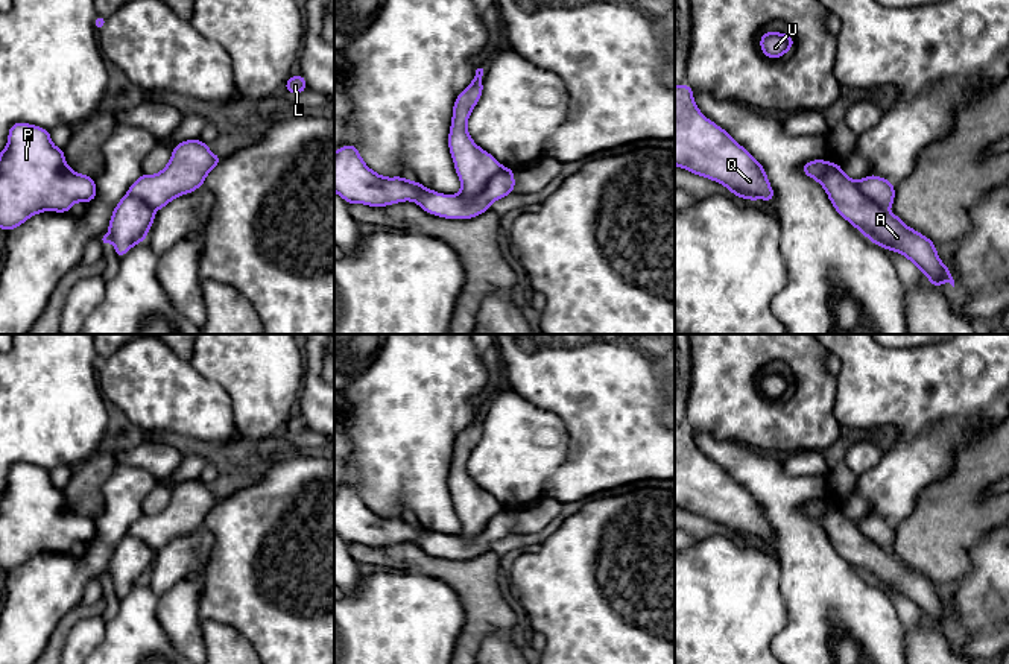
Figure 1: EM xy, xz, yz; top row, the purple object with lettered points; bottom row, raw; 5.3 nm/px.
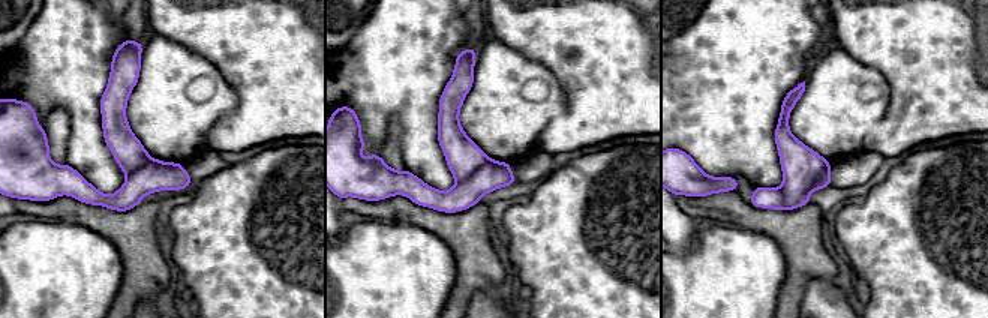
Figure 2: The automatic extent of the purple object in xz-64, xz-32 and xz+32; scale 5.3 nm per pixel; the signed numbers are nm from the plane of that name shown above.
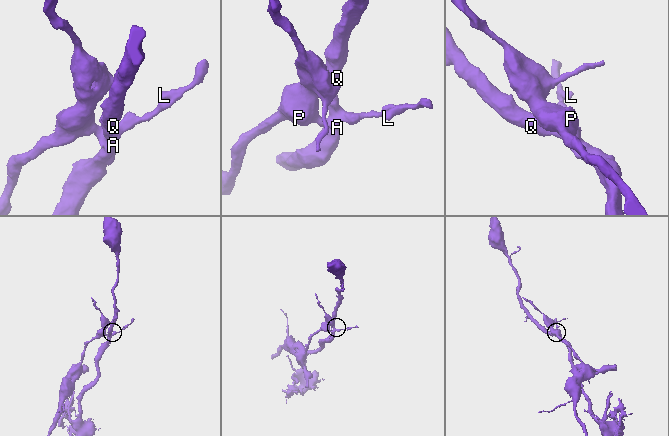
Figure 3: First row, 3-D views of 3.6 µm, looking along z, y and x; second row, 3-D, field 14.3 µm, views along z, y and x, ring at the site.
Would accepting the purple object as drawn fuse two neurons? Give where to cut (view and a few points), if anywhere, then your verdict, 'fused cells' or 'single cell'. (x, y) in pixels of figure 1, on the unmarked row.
xz (505, 508), (474, 535), (459, 535) | fused cells

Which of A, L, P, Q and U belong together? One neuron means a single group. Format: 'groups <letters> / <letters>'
groups A Q / L P U

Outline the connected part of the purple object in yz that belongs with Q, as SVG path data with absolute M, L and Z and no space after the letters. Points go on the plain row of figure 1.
M688 424L675 425L675 506L725 526L740 539L775 538L764 507L699 451Z

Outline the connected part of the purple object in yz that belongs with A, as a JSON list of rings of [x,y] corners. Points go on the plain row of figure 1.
[[[813,500],[802,506],[802,514],[818,521],[836,552],[874,585],[903,594],[921,614],[928,615],[927,623],[942,629],[942,623],[947,621],[954,628],[950,608],[936,593],[936,583],[866,538],[857,521],[848,518],[840,504]]]

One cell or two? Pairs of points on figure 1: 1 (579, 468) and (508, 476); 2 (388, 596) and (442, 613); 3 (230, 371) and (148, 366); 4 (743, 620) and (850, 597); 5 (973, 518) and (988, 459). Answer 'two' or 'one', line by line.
1: two
2: one
3: two
4: two
5: one

